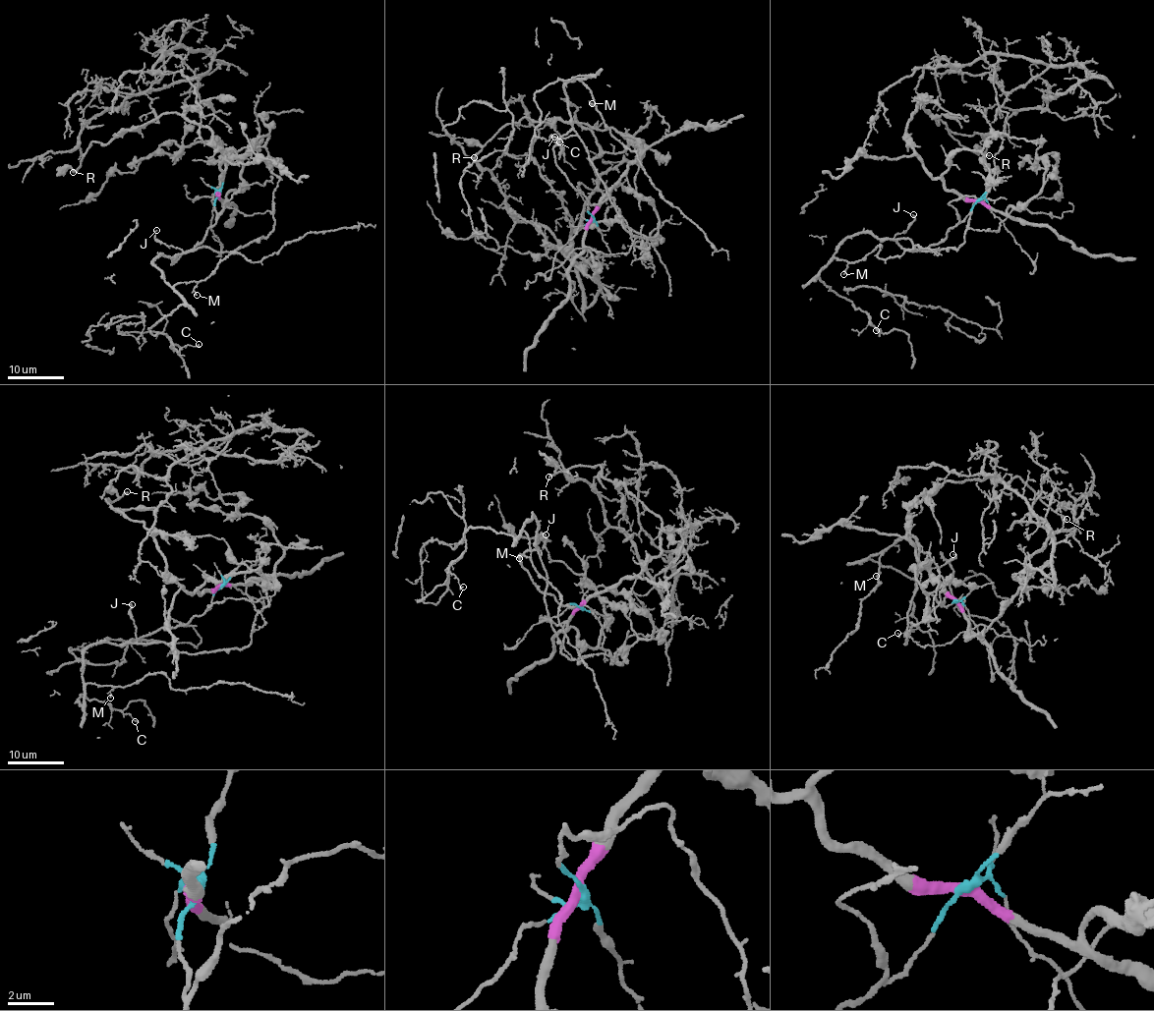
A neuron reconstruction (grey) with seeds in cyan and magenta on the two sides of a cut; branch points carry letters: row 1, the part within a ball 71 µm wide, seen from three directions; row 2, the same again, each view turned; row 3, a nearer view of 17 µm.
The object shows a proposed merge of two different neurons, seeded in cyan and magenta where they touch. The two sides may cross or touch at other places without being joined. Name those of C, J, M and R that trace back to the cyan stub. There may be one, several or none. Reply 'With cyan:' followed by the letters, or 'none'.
With cyan: C, J, M

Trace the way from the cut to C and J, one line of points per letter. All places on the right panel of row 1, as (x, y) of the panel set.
C: (978, 201), (925, 249), (857, 233), (835, 253), (819, 276), (876, 329)
J: (978, 201), (943, 240), (925, 249), (906, 251), (890, 240), (909, 226), (913, 215)

